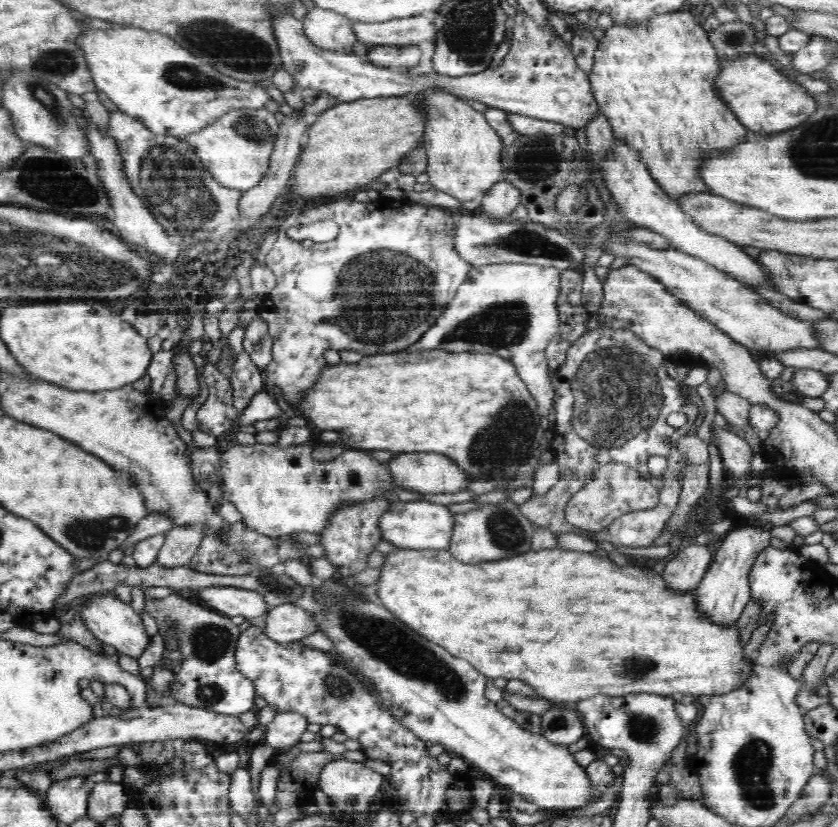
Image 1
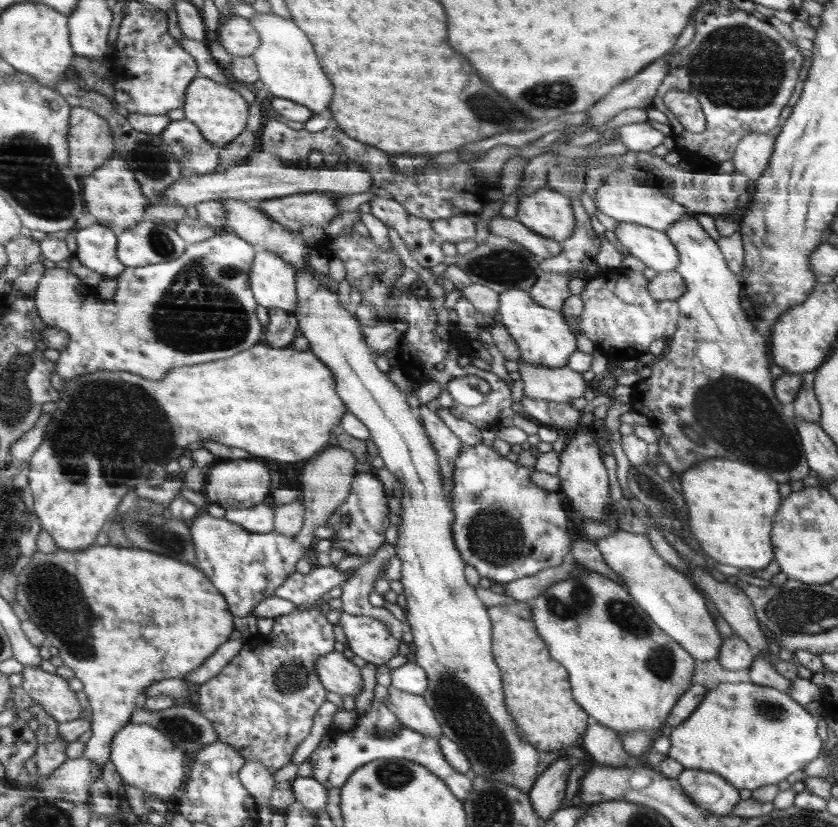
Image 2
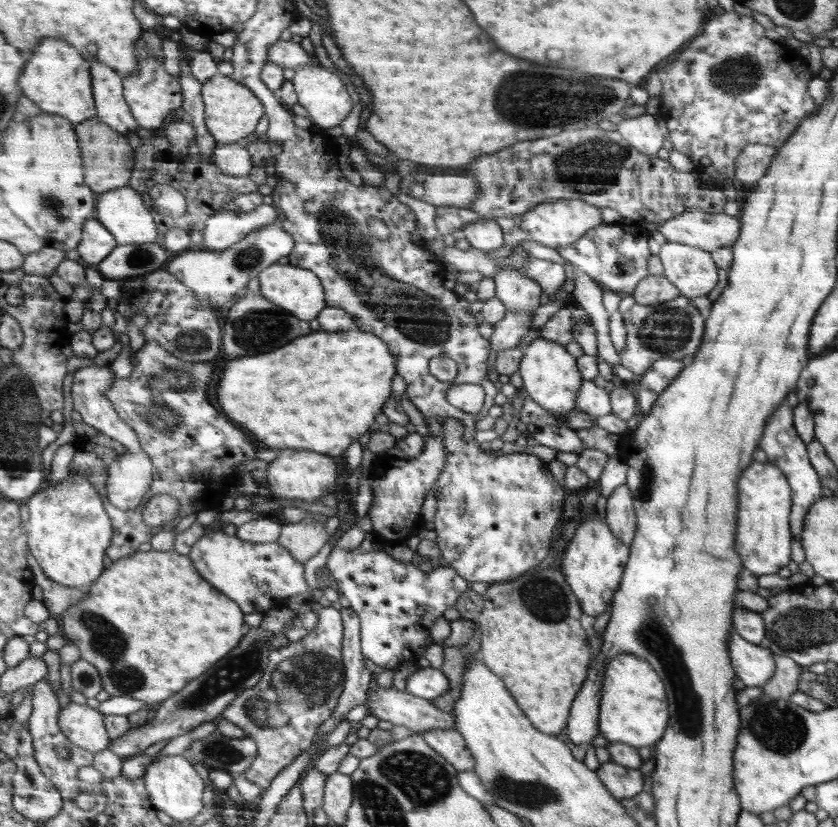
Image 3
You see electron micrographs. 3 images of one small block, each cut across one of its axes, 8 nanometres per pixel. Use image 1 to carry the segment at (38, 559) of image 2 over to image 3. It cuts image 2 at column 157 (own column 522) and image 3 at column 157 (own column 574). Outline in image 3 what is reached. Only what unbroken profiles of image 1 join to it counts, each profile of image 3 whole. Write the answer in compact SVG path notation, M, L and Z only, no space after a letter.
M152 548L150 551L138 551L134 555L124 557L122 560L114 561L105 571L104 574L90 587L89 593L77 604L71 606L59 618L61 623L62 634L69 642L73 642L79 648L82 658L89 660L96 665L101 672L106 690L112 697L132 696L136 700L148 702L148 704L162 704L168 701L172 696L180 693L182 688L186 688L192 680L202 676L208 668L212 668L218 660L222 660L226 654L230 654L236 646L243 641L244 634L244 609L222 594L218 588L214 588L194 566L193 558L189 555L180 554L175 549L164 552Z

